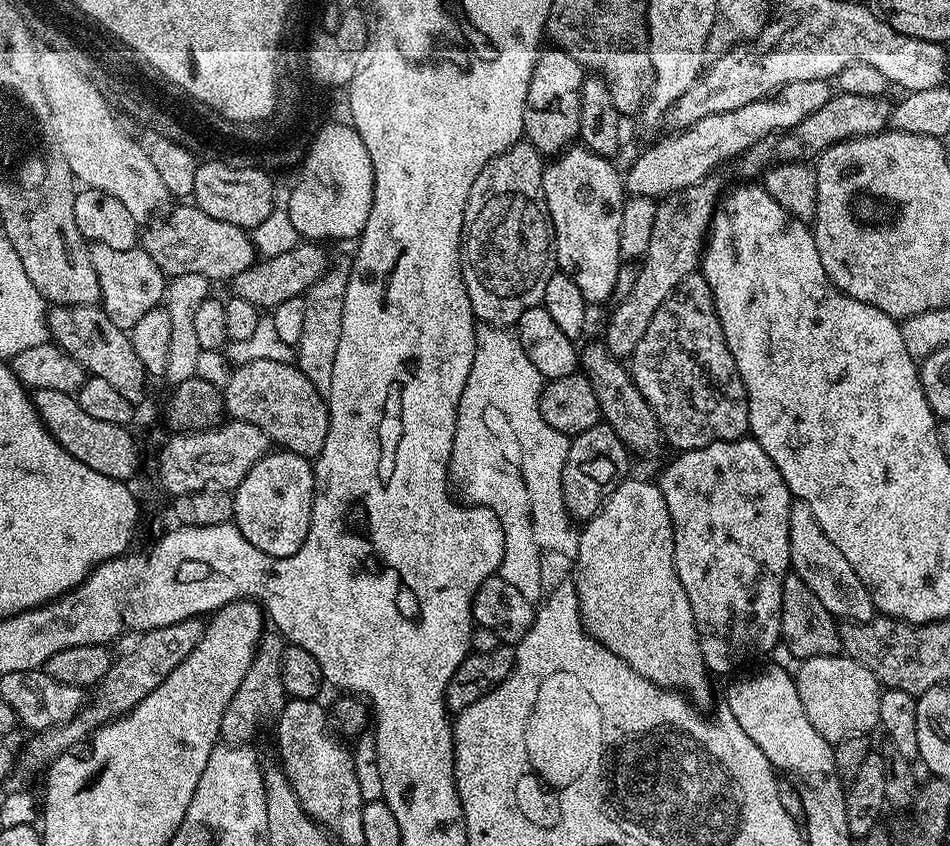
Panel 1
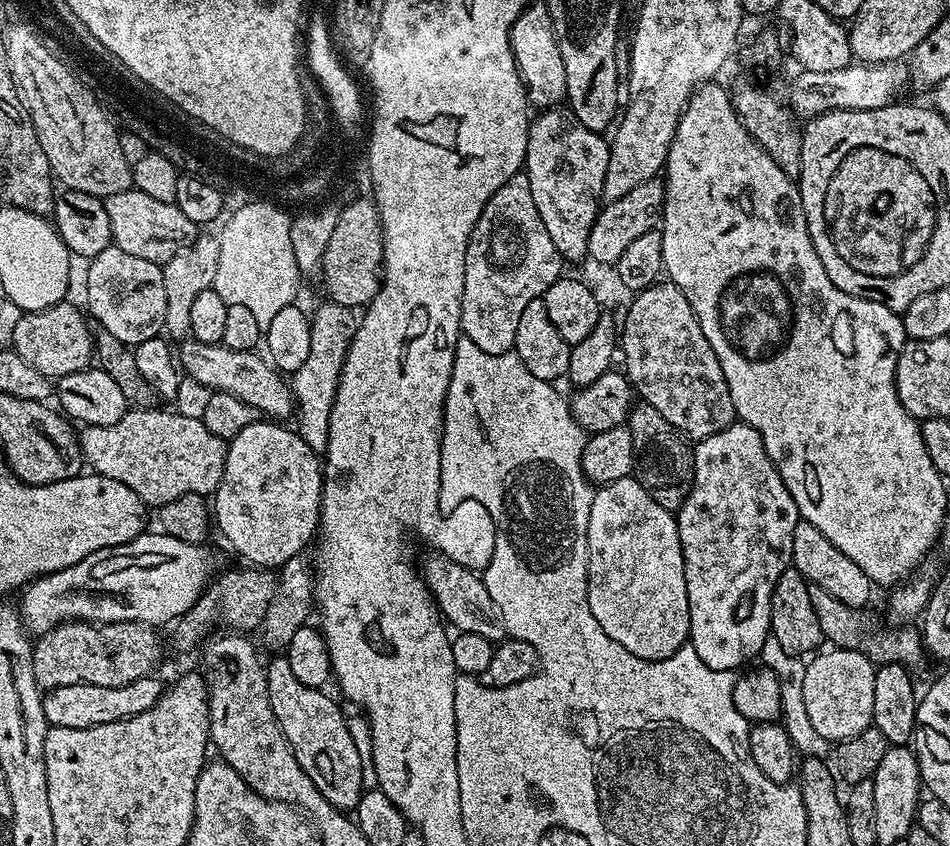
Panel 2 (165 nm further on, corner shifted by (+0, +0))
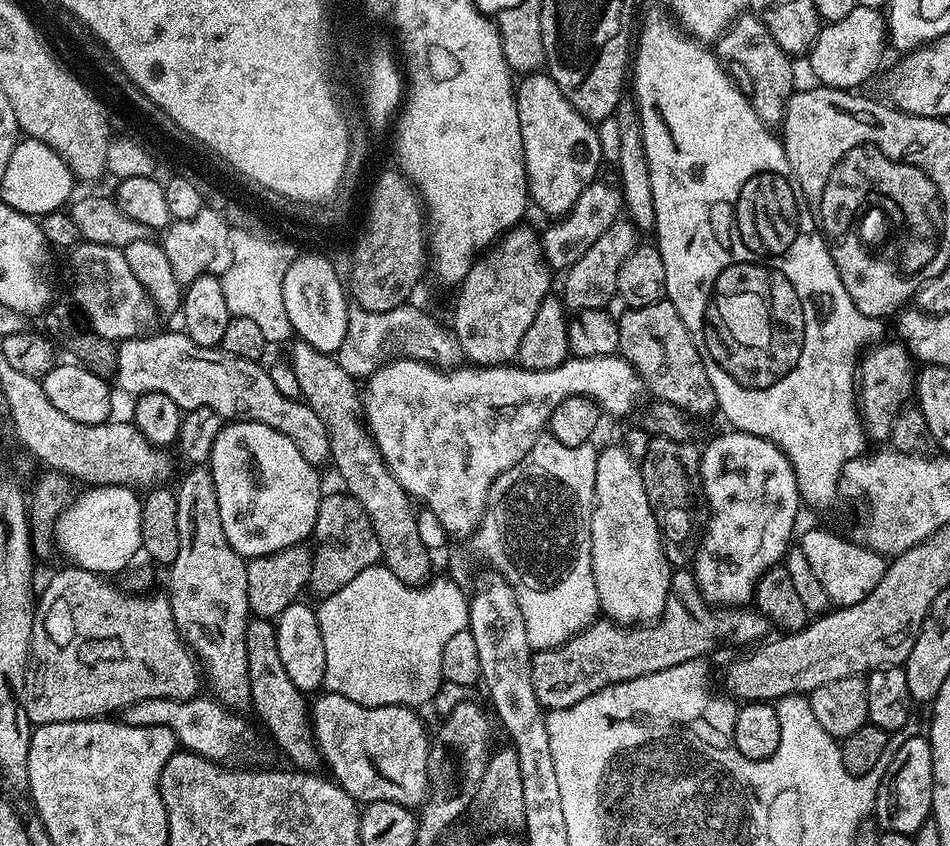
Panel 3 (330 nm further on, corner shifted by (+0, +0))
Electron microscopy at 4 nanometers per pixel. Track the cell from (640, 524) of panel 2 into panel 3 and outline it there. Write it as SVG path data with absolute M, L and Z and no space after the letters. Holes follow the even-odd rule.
M623 446L601 447L596 454L596 487L592 505L592 573L594 586L598 586L600 611L607 619L628 626L633 622L655 621L663 613L674 571L673 565L668 565L664 548L666 544L654 518L654 510L650 510L637 461L629 458L628 449Z

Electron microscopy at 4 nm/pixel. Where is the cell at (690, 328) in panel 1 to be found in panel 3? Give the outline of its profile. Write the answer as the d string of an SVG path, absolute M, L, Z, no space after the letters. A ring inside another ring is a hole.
M667 298L654 302L650 306L624 310L624 313L619 313L618 323L620 326L619 355L636 369L647 391L649 388L655 399L674 402L674 406L682 406L684 410L693 414L704 414L700 412L713 411L716 408L714 386L710 386L710 378L706 378L706 366L702 362L700 351L697 350L692 335L686 330L678 310L674 310L674 306Z

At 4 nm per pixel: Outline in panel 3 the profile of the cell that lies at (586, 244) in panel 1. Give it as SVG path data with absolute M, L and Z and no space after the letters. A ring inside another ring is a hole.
M537 70L525 75L524 80L515 85L516 109L518 110L518 126L522 134L522 150L524 151L524 165L528 171L528 195L531 203L536 204L545 212L548 218L559 218L572 211L578 202L582 190L590 186L596 179L596 171L602 165L600 139L596 128L584 119L578 110L564 97L562 90L552 81L551 76Z

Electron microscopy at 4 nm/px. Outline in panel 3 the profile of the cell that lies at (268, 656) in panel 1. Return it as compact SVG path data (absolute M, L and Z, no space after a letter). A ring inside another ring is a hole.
M339 490L333 496L325 495L318 506L318 518L314 529L314 540L320 545L315 545L312 553L312 579L311 591L320 592L321 597L337 592L354 574L366 570L371 564L380 564L380 543L378 534L374 534L374 526L354 496L347 491Z

